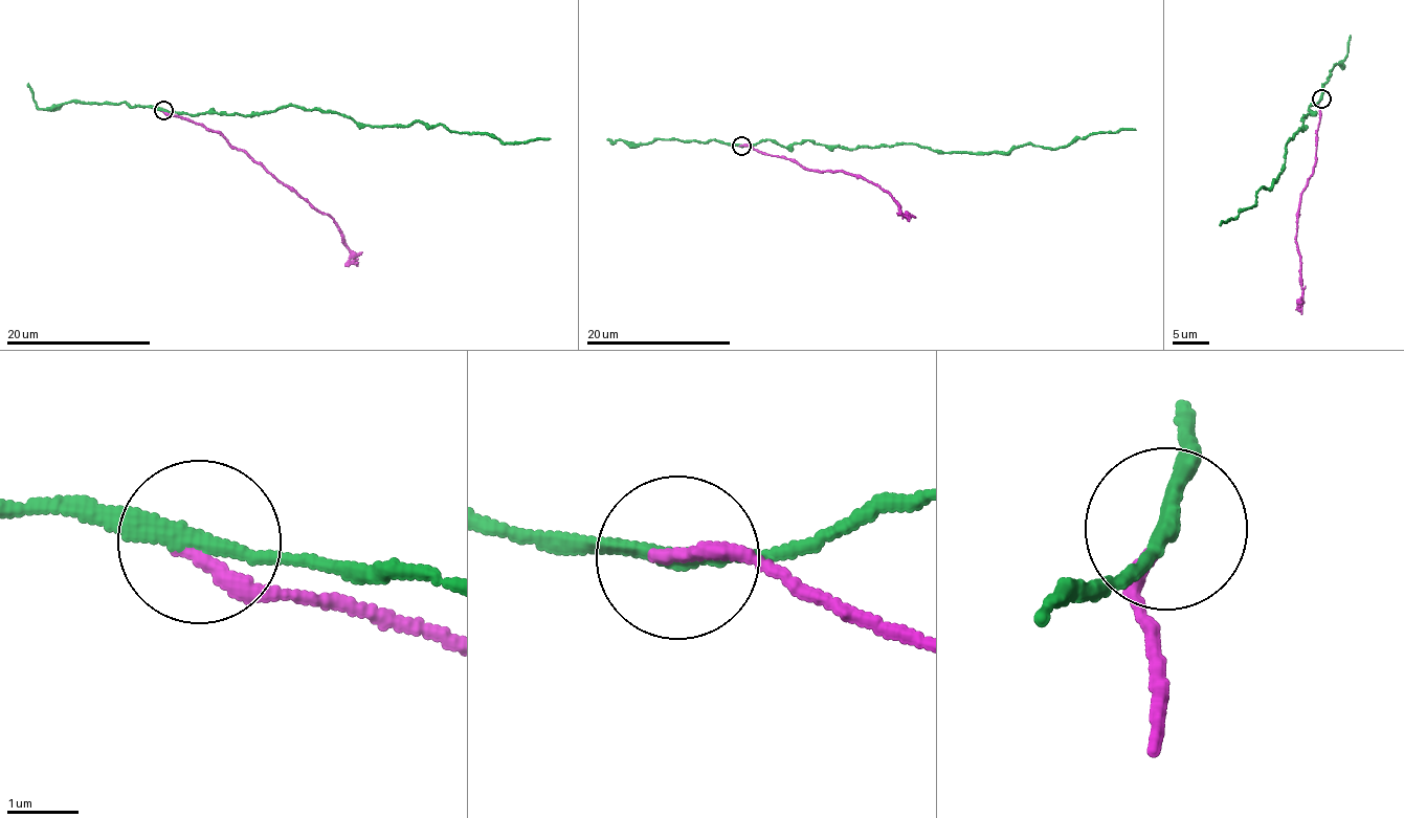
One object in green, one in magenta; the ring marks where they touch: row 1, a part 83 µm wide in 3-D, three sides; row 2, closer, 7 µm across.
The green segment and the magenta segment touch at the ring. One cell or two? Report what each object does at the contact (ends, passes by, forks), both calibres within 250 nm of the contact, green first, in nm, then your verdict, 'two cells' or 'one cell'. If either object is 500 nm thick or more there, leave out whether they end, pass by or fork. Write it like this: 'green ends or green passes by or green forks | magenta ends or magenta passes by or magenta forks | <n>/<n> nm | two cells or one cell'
green passes by | magenta ends | 240/200 nm | two cells

